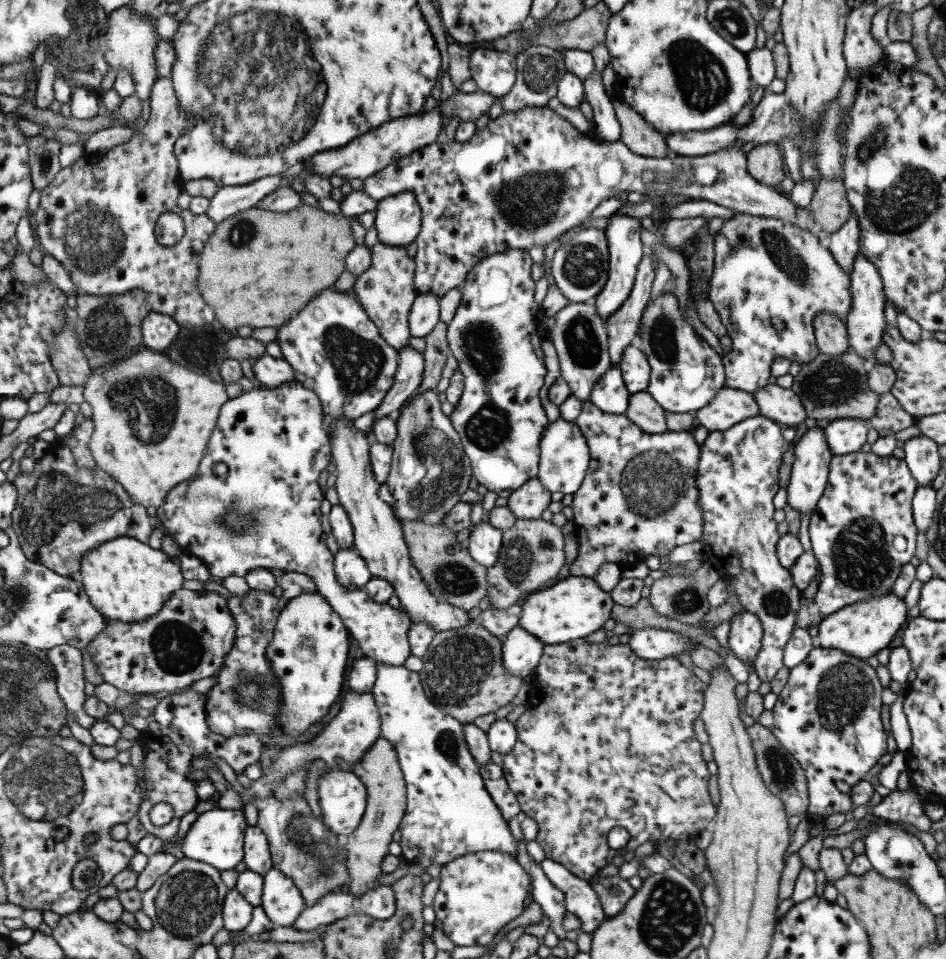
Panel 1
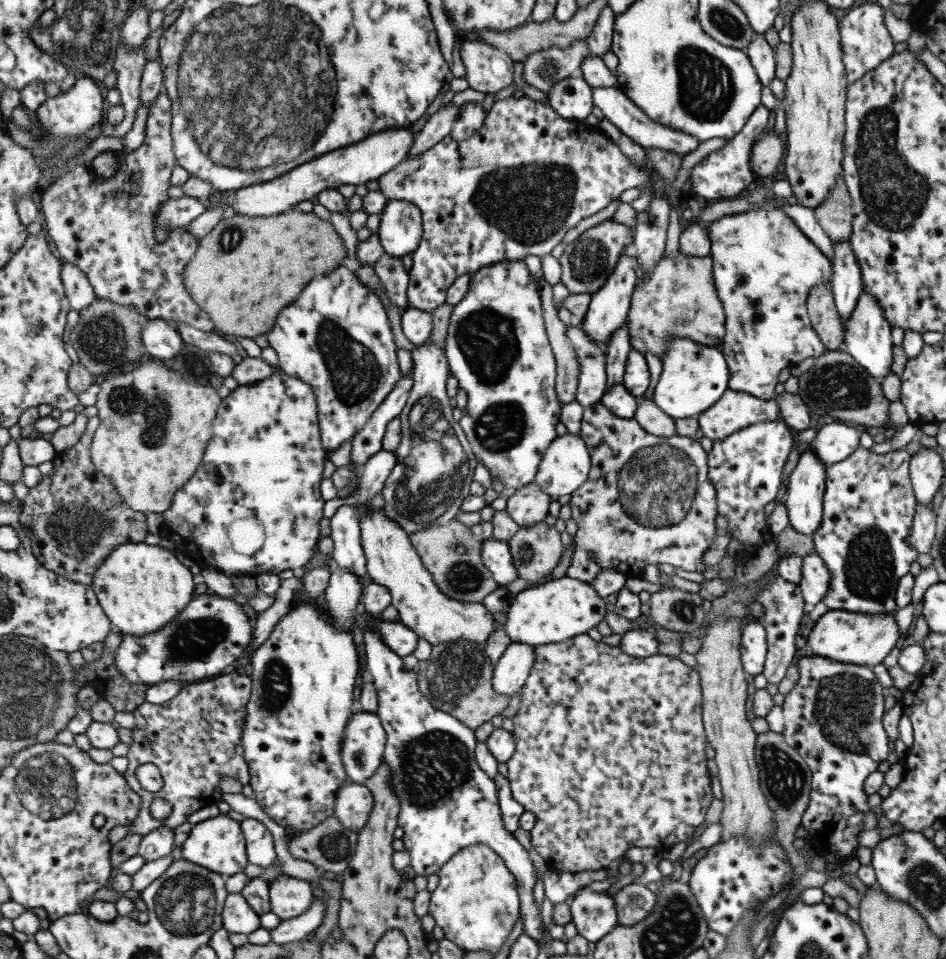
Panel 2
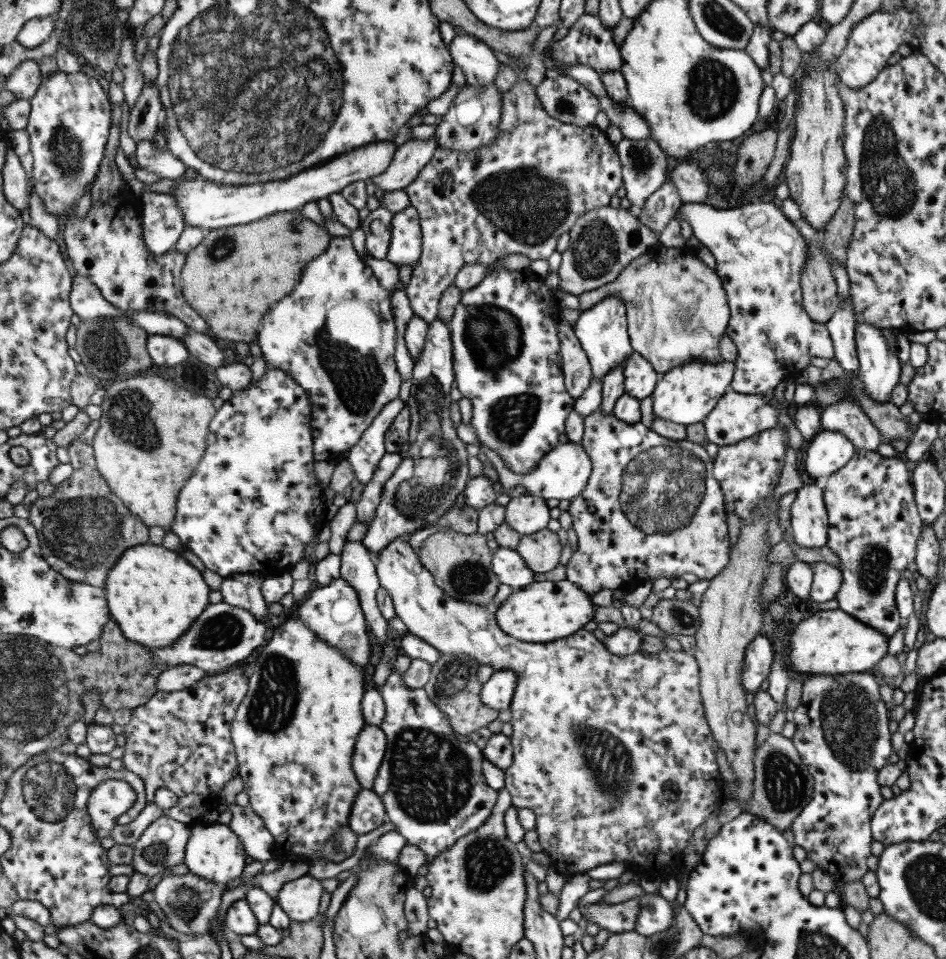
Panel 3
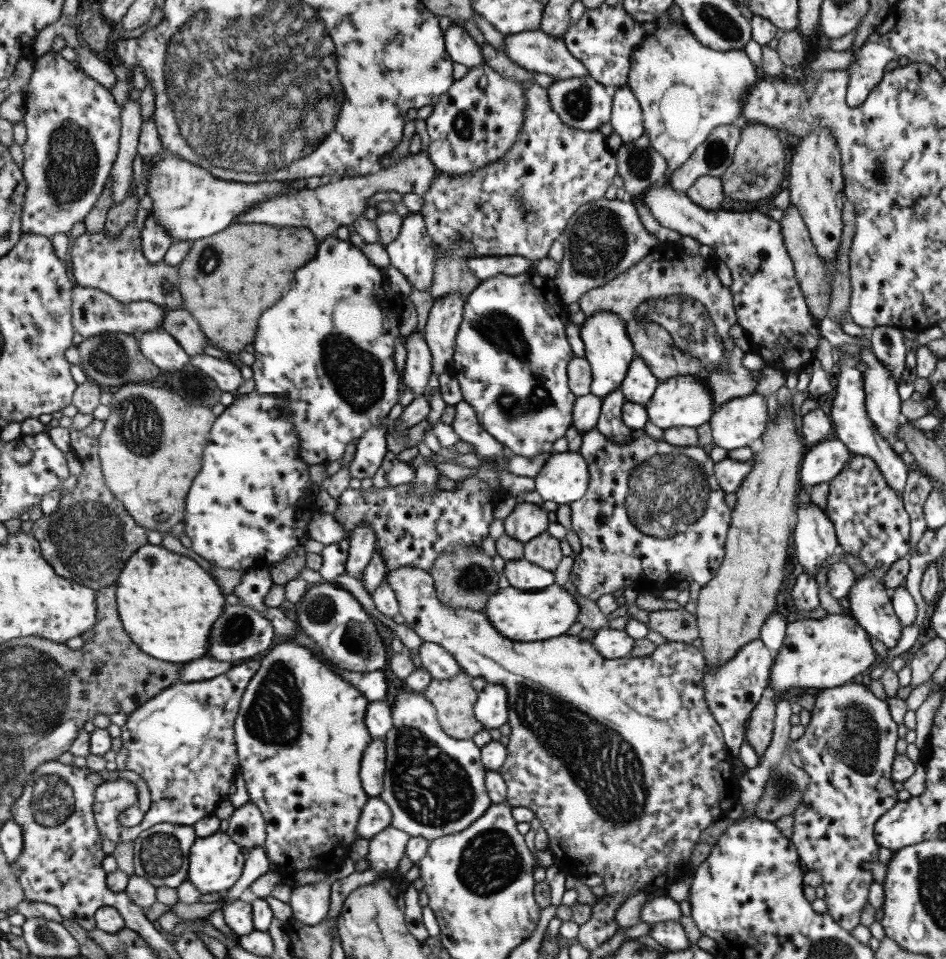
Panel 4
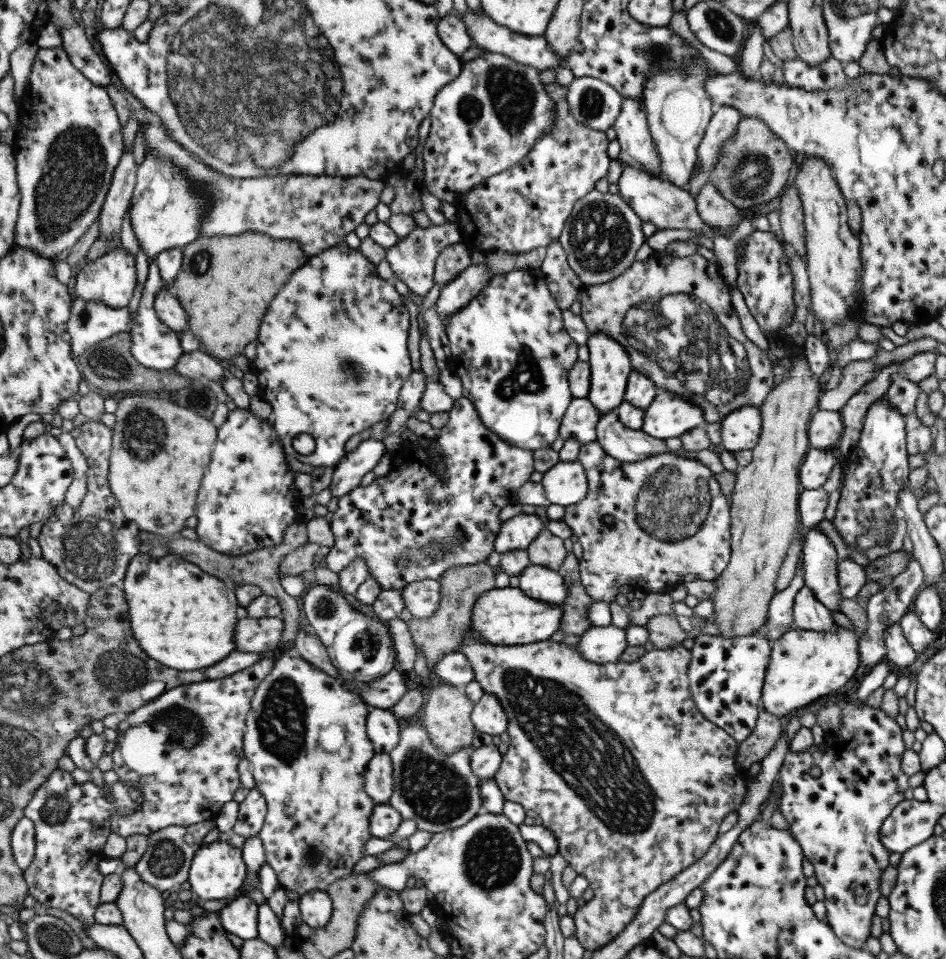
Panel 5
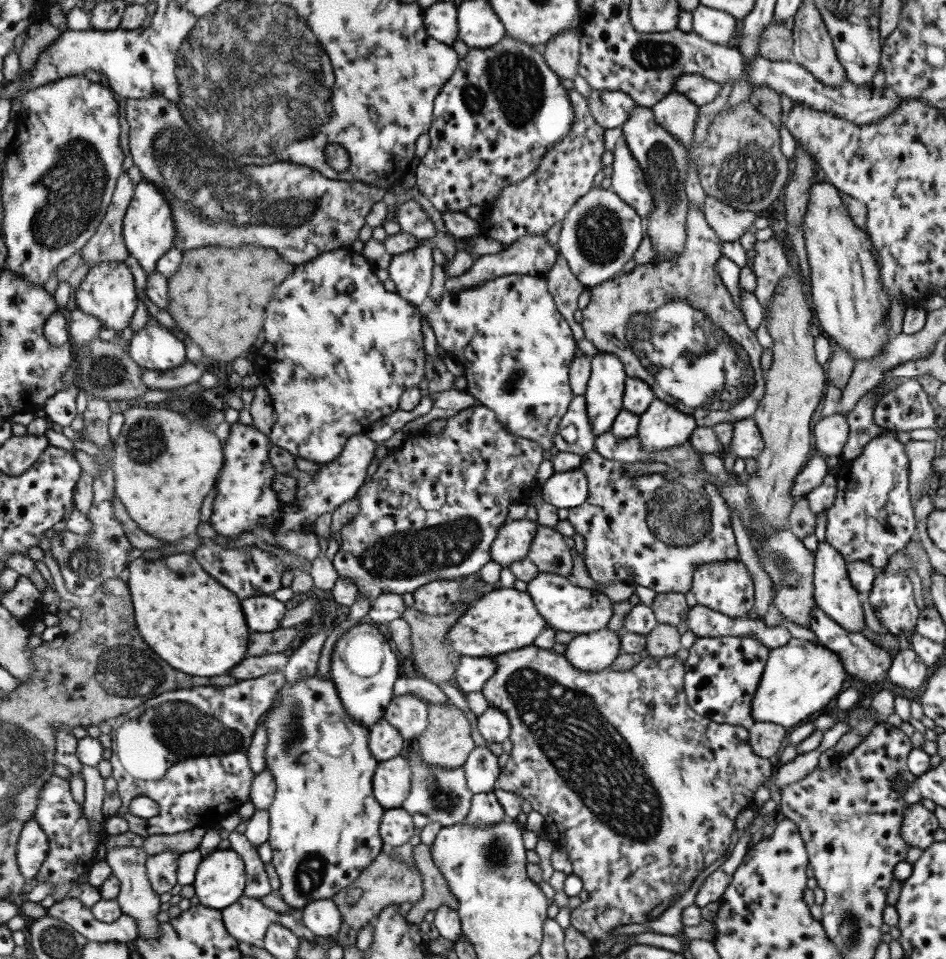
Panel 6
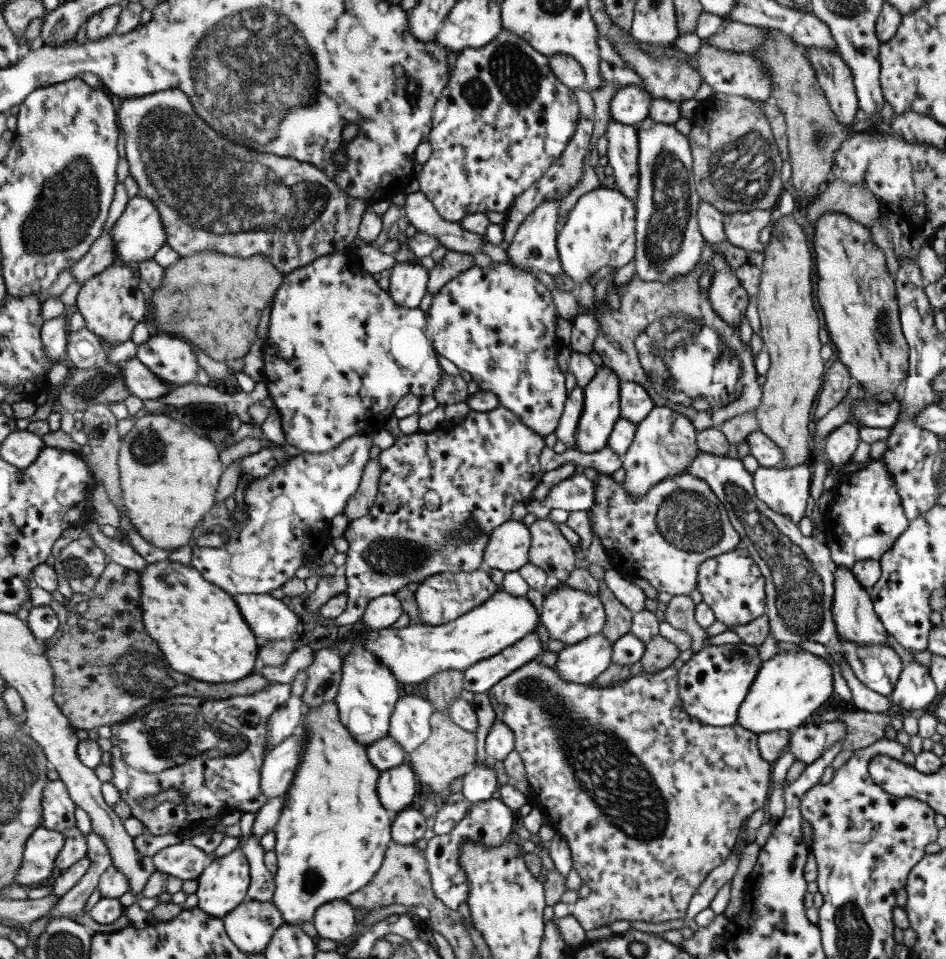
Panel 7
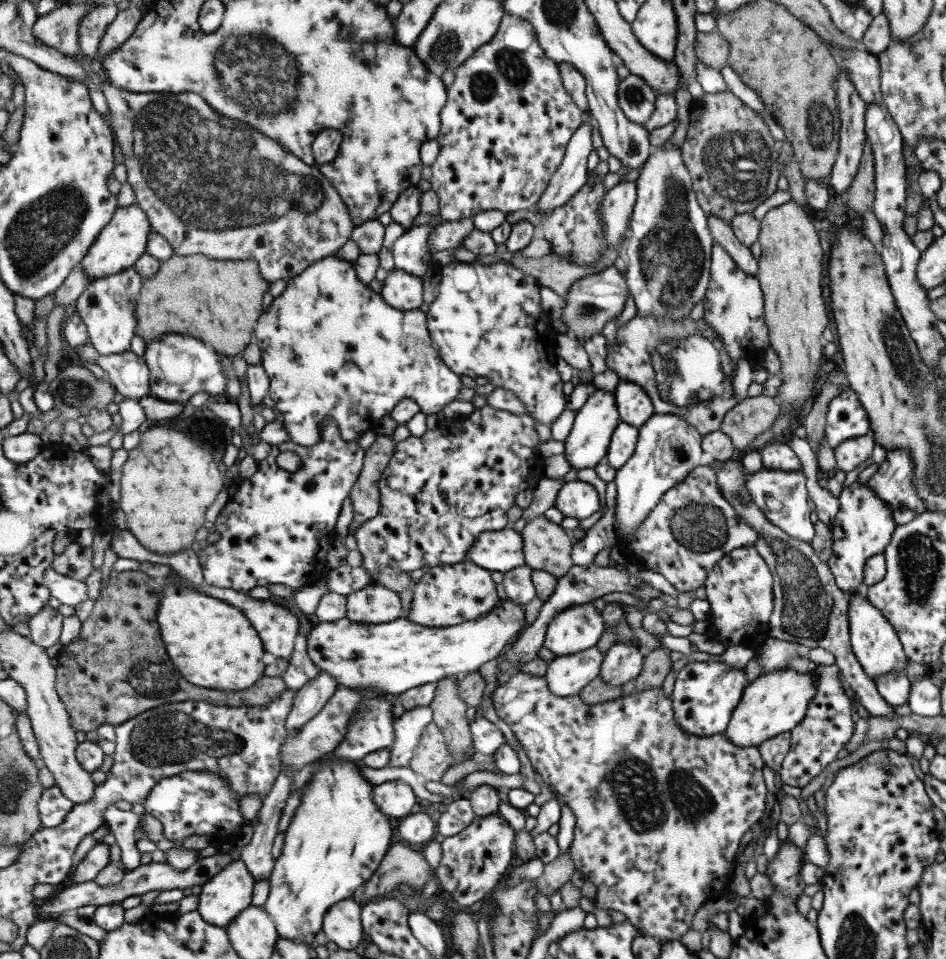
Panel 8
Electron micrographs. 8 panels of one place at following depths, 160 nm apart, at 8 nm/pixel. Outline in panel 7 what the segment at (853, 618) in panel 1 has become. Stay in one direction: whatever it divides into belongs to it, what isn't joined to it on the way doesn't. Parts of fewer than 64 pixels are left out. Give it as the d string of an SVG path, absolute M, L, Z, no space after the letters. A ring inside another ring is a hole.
M802 649L775 654L773 658L760 664L759 671L751 683L744 701L738 706L735 724L755 735L765 734L765 732L773 730L791 732L791 730L797 729L808 721L809 716L819 712L819 709L831 698L833 694L831 671L829 664L823 658L818 658Z

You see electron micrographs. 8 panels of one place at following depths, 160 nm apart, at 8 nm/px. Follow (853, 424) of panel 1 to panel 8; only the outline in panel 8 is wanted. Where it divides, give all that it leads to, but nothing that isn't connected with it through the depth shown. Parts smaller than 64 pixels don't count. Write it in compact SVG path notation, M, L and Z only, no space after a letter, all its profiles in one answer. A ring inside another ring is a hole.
M761 468L751 474L744 472L744 485L751 496L751 502L760 508L766 520L778 526L785 534L809 543L813 538L813 524L809 520L811 511L807 504L805 479L801 471Z

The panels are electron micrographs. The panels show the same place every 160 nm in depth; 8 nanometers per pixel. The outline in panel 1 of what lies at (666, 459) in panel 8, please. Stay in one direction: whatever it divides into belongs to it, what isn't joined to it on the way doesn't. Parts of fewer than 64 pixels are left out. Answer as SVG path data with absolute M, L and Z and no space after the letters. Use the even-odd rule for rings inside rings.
M662 290L654 300L648 299L640 317L637 338L639 339L636 343L650 366L646 391L665 412L693 413L703 408L714 397L717 390L724 386L724 368L721 357L695 333L693 326L683 318L673 290Z

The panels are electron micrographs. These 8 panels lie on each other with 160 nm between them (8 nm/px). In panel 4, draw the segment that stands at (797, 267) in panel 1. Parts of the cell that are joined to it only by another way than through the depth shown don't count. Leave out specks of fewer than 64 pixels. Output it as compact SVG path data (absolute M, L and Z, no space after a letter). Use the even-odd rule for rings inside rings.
M667 182L655 183L649 187L643 193L641 206L645 206L645 210L649 210L649 214L653 216L657 224L669 230L675 230L682 236L688 236L697 241L699 245L708 246L717 259L726 264L732 280L728 289L732 294L737 325L747 335L751 346L750 350L760 356L764 362L762 368L769 366L785 372L796 369L798 366L804 367L810 364L822 334L818 329L818 322L809 315L804 296L794 277L794 268L782 240L779 221L775 222L767 214L755 210L742 211L741 213L723 209L705 211L689 201L686 193L673 191Z

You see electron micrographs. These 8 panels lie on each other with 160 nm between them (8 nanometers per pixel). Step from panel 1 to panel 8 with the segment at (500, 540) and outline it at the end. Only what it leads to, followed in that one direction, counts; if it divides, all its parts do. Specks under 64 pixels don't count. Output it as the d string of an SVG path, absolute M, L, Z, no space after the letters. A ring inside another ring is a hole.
M592 603L576 604L553 615L542 646L555 656L581 653L596 646L605 624Z

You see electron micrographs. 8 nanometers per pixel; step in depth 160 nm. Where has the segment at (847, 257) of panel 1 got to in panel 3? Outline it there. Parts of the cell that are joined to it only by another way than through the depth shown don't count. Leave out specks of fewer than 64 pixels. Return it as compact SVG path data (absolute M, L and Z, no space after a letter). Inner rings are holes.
M851 302L845 304L843 308L837 308L833 316L825 324L832 340L834 359L847 373L851 373L852 377L858 370L858 360L854 345L855 324Z

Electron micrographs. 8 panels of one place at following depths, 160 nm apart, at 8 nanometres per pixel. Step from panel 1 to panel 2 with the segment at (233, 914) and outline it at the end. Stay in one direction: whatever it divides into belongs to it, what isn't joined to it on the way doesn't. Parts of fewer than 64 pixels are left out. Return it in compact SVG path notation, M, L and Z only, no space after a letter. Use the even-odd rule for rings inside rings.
M230 893L224 908L224 928L233 934L251 935L262 928L260 914L242 893Z

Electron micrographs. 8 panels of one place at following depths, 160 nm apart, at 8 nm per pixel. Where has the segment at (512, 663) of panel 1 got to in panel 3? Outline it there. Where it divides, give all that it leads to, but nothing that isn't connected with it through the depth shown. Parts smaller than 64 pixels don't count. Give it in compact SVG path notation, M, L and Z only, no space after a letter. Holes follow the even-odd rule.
M501 670L495 672L489 682L484 684L481 692L481 700L493 710L501 712L510 706L515 689L515 672L511 670Z

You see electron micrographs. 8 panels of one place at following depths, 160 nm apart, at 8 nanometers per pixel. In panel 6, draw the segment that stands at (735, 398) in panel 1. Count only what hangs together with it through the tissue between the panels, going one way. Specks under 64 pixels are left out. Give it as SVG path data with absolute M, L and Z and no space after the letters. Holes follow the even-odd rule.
M752 417L736 420L732 427L731 440L726 450L743 460L757 458L763 450L764 442Z

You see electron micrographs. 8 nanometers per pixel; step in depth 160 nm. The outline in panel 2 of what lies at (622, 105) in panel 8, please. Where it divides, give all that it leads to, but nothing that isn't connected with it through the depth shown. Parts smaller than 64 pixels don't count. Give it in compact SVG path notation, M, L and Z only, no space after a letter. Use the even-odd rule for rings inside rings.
M579 75L557 81L545 93L547 105L564 119L583 120L593 108L591 88Z

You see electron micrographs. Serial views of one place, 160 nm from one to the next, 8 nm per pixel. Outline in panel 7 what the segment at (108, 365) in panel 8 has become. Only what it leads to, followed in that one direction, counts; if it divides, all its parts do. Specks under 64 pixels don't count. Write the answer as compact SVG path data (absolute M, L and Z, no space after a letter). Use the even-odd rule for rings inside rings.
M136 355L125 362L120 362L119 366L130 394L141 400L159 399L173 389L168 382L162 381L145 366Z

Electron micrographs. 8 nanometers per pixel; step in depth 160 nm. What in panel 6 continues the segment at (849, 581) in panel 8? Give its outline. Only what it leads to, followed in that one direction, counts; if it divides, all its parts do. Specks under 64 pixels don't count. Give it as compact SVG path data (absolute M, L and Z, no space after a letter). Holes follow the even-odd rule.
M883 428L861 450L861 454L836 475L836 493L833 504L825 511L826 525L824 541L832 546L848 563L861 561L874 568L886 566L893 553L901 552L908 538L915 534L913 502L908 493L908 460L903 450L904 444L897 441L895 432Z

